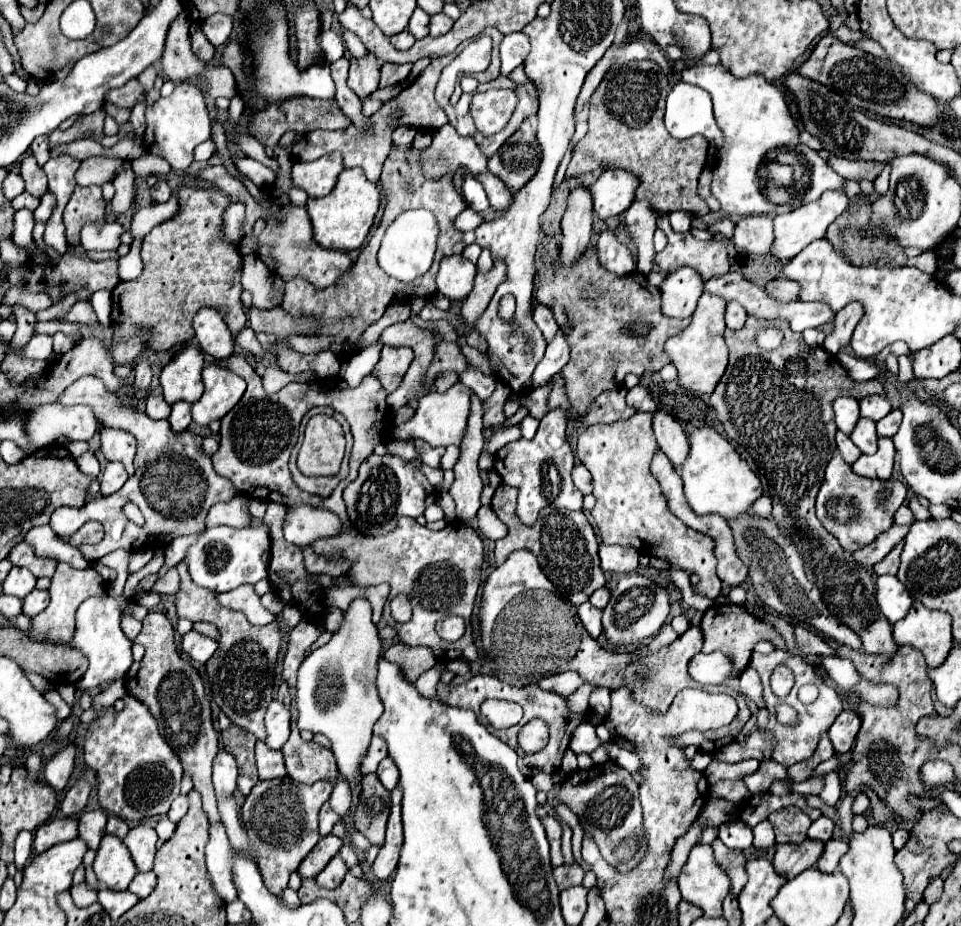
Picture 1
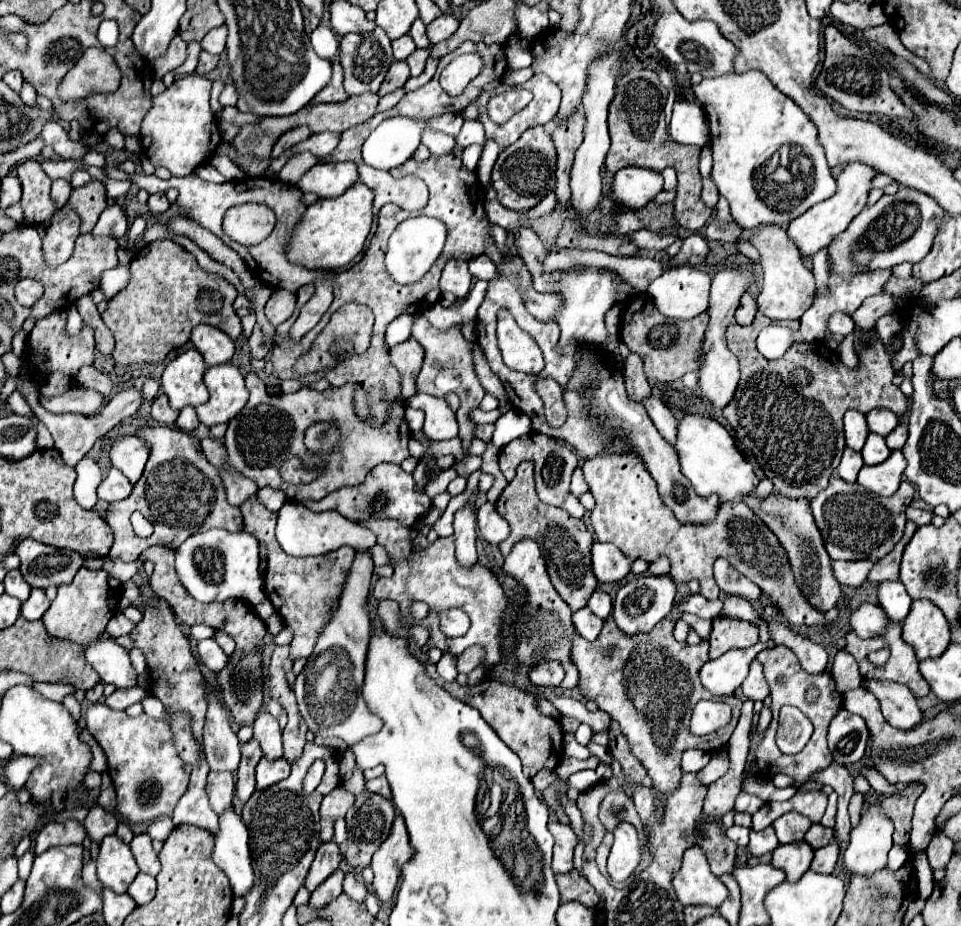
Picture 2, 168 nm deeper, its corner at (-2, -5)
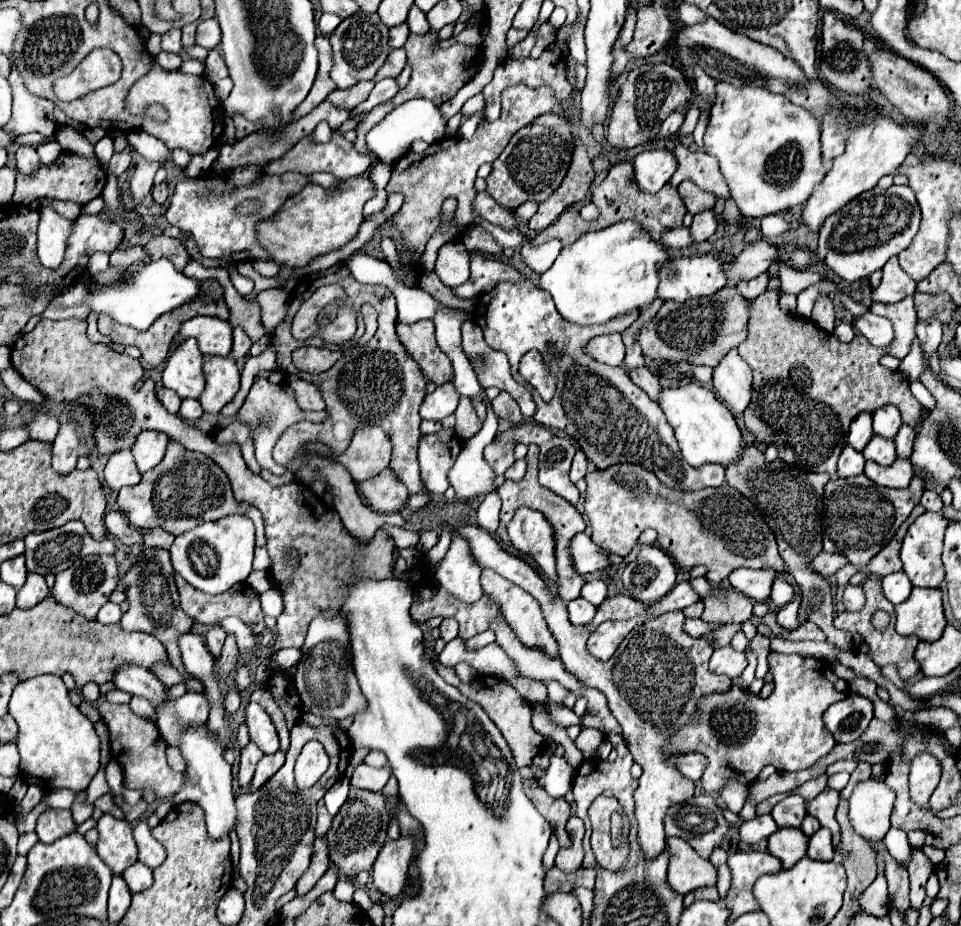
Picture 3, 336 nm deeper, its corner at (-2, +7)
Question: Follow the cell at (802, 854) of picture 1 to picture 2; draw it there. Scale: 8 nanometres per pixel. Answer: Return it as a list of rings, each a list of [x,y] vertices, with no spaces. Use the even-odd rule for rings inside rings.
[[[807,842],[781,844],[773,850],[773,866],[787,874],[789,882],[797,882],[811,866],[813,848]]]

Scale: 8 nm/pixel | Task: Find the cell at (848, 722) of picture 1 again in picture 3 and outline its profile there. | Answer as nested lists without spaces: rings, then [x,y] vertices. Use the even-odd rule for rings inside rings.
[[[849,694],[845,700],[831,704],[823,714],[825,726],[829,728],[837,742],[857,740],[869,726],[871,718],[873,718],[871,700],[857,694]]]

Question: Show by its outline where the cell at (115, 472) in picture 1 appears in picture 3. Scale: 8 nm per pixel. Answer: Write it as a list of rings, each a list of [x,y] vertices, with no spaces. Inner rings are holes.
[[[119,450],[109,458],[105,466],[105,482],[109,484],[111,490],[135,486],[139,484],[139,480],[141,480],[141,474],[137,470],[131,450]]]

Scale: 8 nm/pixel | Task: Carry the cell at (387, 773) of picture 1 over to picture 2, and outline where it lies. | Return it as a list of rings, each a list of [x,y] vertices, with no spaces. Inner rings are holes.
[[[379,776],[375,780],[367,780],[367,790],[377,792],[377,794],[381,794],[385,798],[391,798],[391,788],[389,788],[389,782],[387,782],[385,776]]]

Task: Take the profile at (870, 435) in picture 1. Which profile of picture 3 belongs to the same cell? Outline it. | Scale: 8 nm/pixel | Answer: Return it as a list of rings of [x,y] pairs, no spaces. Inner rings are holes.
[[[873,436],[871,442],[867,444],[867,448],[863,450],[863,456],[867,460],[873,460],[873,462],[881,464],[881,466],[891,466],[895,462],[895,458],[897,458],[895,444],[893,444],[893,440],[885,440],[881,436]]]

